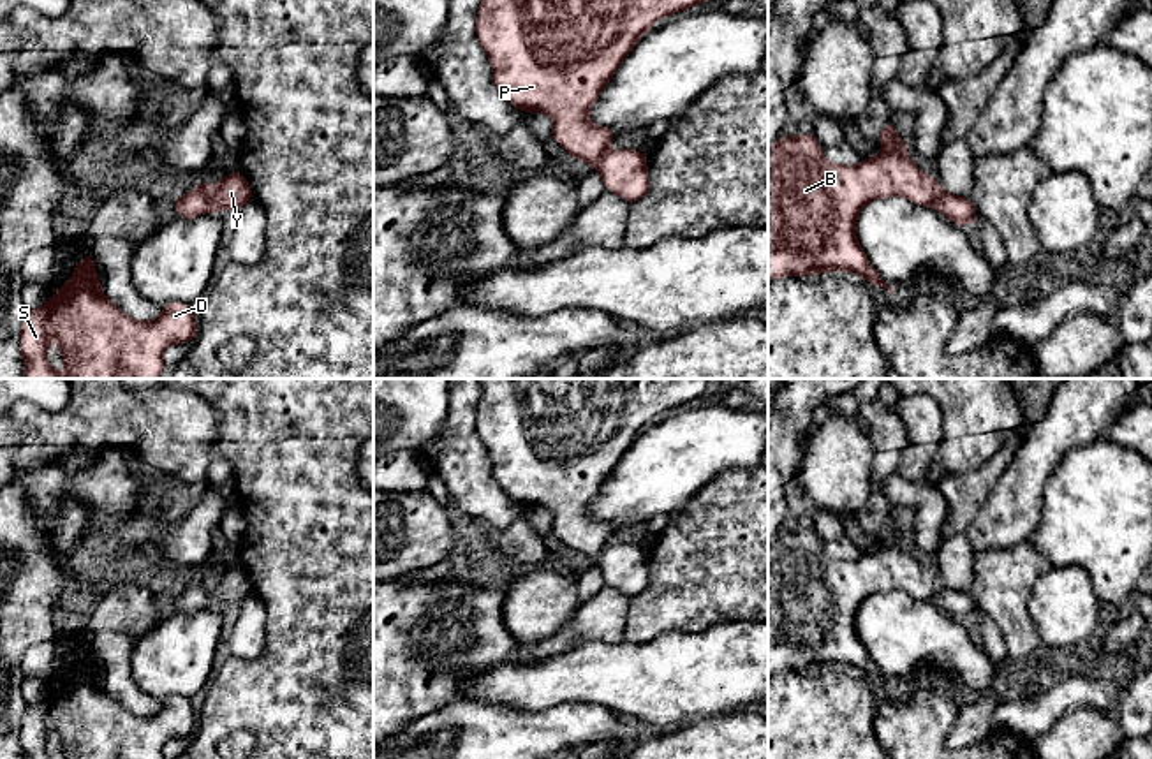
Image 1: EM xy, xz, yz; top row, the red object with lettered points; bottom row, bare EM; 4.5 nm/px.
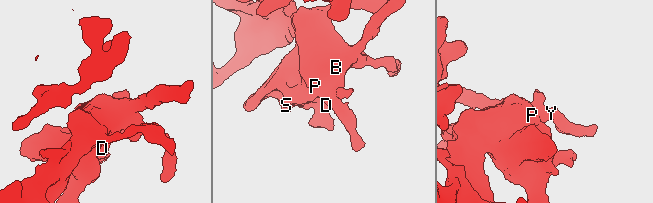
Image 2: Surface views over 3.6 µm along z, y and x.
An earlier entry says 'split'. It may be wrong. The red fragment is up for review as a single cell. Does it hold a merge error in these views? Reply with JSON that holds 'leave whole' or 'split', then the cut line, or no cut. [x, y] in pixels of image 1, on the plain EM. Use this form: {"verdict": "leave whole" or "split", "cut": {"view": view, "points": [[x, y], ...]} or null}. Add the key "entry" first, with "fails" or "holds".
{"entry": "fails", "verdict": "leave whole", "cut": null}

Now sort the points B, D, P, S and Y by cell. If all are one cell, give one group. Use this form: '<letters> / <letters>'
B D P S Y

